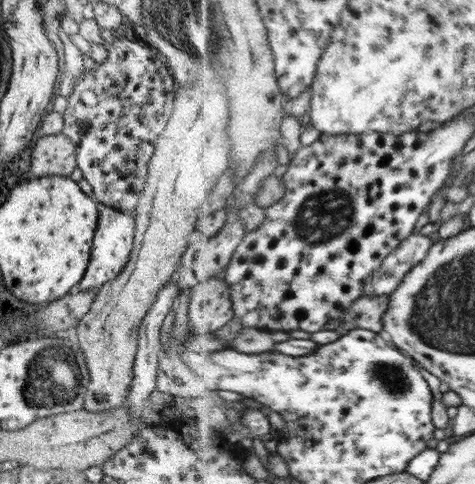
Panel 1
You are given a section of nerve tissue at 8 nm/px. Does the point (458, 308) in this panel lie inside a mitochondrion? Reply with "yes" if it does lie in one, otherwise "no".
yes

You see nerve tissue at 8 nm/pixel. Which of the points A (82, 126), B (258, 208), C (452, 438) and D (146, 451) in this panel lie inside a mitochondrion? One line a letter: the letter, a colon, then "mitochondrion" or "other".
A: mitochondrion
B: other
C: other
D: other

